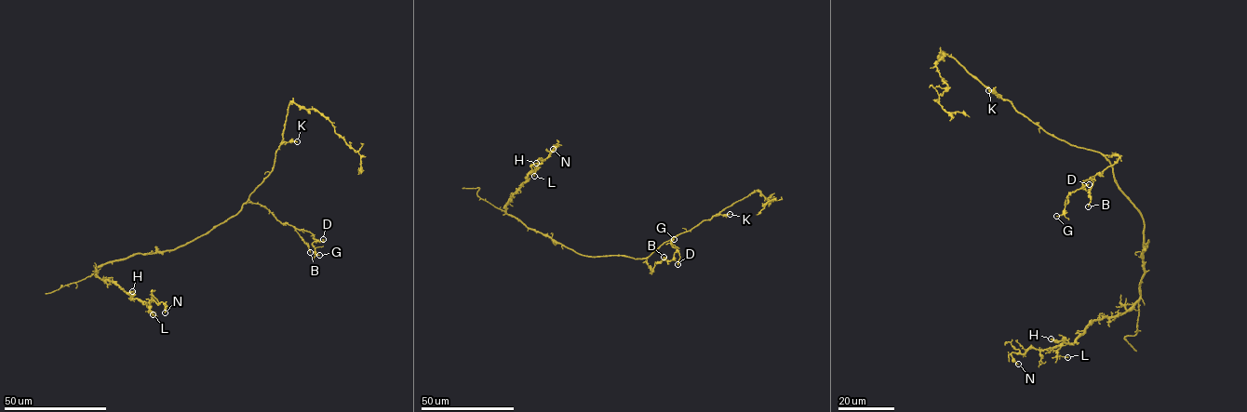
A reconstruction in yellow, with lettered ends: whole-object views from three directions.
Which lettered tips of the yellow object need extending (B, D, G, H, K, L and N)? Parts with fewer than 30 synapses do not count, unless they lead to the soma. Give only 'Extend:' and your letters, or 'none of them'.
Extend: none of them

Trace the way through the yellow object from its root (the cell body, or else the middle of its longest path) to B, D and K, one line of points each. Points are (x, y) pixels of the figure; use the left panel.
B: (227, 219), (248, 201), (258, 203), (282, 223), (295, 228), (310, 252)
D: (227, 219), (249, 201), (264, 206), (282, 223), (307, 231), (314, 239), (323, 242), (323, 239)
K: (227, 219), (240, 209), (270, 174), (281, 144), (297, 141)

